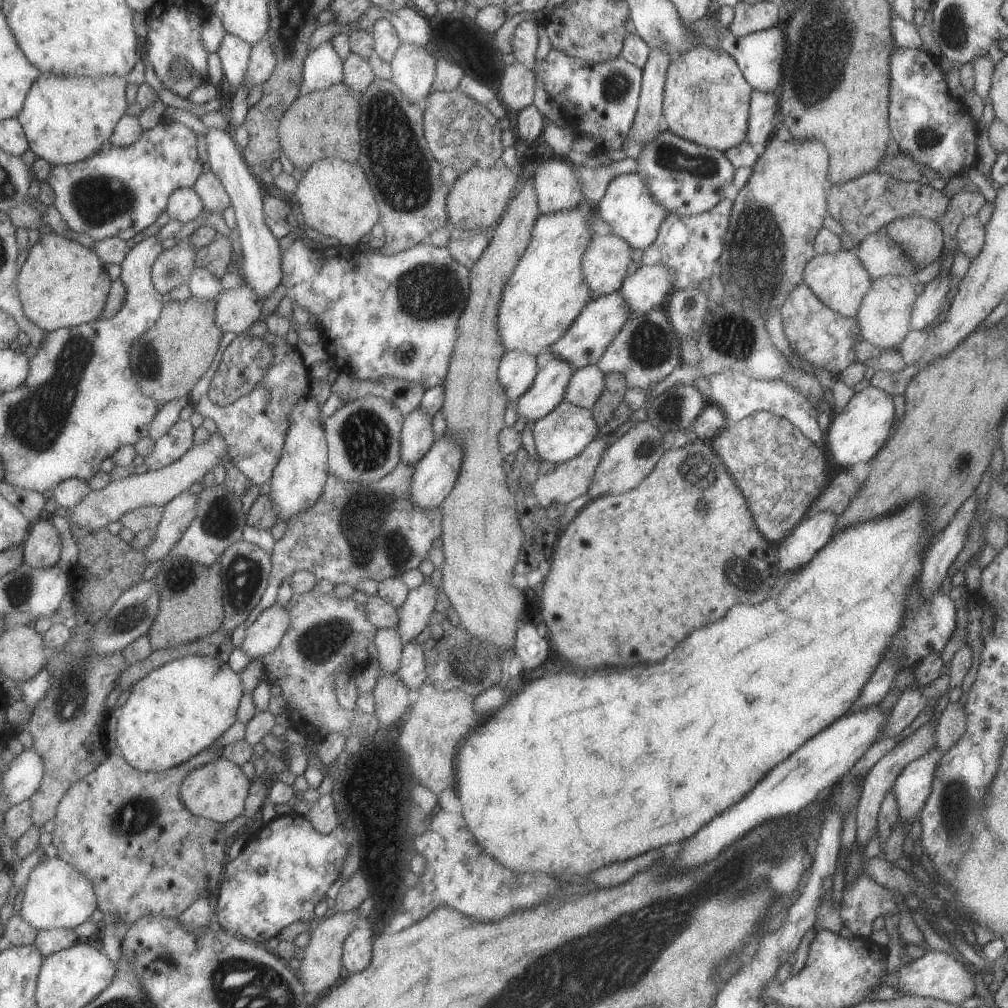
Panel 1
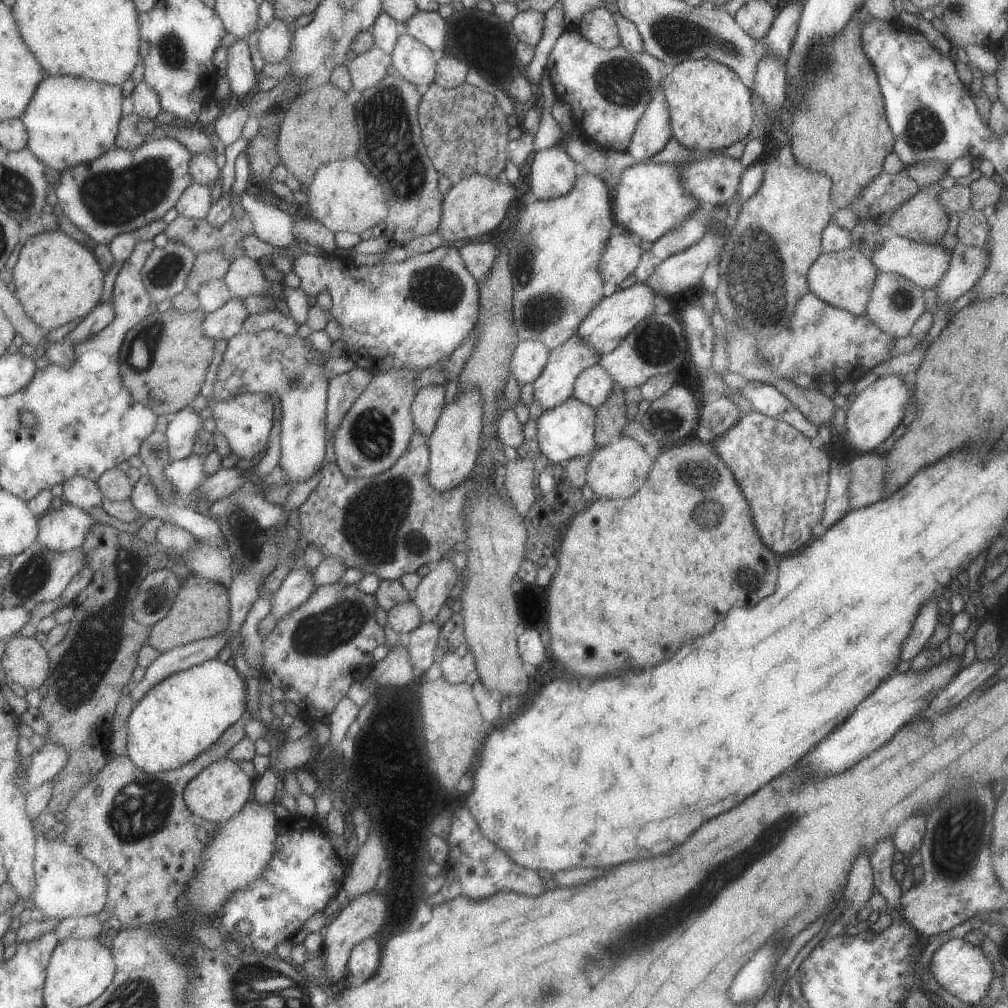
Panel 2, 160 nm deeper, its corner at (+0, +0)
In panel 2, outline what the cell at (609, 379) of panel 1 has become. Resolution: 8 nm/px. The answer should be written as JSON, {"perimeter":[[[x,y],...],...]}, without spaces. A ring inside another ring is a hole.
{"perimeter":[[[613,385],[611,394],[596,408],[594,441],[597,447],[606,446],[623,434],[623,426],[629,422],[624,403],[624,389]]]}

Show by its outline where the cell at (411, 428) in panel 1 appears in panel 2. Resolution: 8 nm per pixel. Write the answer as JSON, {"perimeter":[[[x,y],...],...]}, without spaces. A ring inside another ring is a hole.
{"perimeter":[[[427,385],[416,390],[413,397],[410,413],[414,430],[417,429],[426,437],[435,426],[437,417],[440,415],[445,385]]]}

